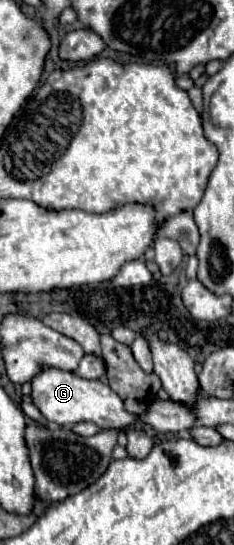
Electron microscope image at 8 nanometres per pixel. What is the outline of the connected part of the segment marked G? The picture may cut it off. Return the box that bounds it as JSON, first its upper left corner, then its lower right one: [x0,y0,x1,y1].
[31,367,159,443]

